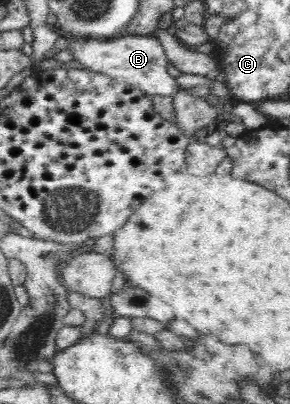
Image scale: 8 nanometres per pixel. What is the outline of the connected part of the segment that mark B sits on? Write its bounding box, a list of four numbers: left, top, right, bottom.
[63,34,178,97]

